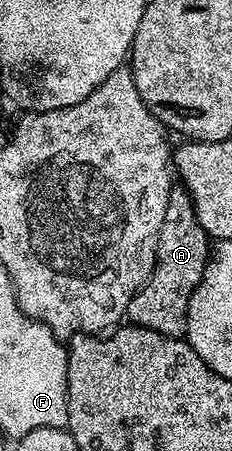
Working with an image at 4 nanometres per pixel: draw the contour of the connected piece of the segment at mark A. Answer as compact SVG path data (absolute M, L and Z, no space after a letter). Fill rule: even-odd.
M182 186L172 187L167 203L167 217L159 231L159 241L155 251L155 269L152 270L151 277L143 283L143 289L129 302L126 319L132 325L140 328L157 330L157 334L162 336L182 337L187 331L189 298L193 294L193 290L199 285L199 280L203 277L203 271L207 269L208 259L209 237L197 222L195 208L191 204L191 198L187 195L187 190Z

